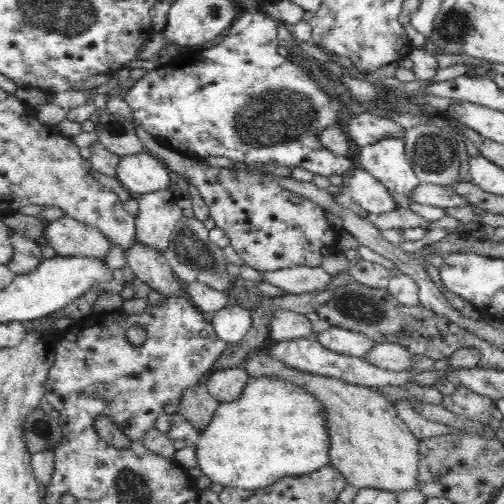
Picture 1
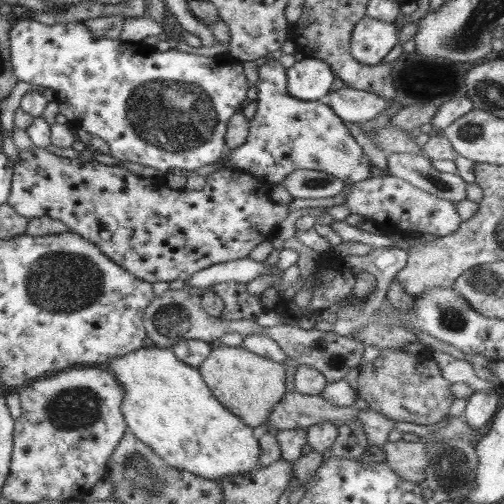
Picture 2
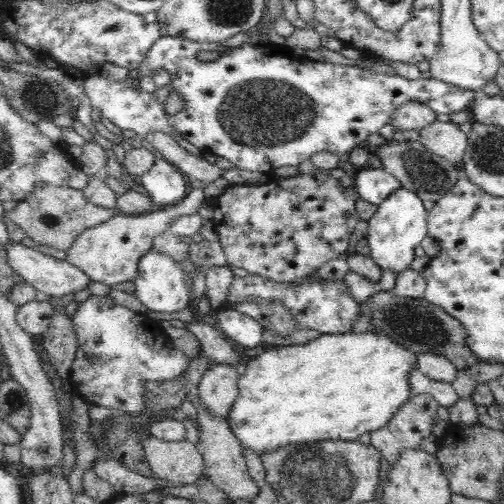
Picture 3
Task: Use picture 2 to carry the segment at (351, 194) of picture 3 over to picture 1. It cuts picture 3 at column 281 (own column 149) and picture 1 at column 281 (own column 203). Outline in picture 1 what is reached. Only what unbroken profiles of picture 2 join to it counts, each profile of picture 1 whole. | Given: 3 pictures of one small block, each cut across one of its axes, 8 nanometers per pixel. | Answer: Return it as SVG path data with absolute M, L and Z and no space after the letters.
M140 130L138 136L144 142L146 154L154 156L168 170L178 174L178 178L186 178L190 186L198 188L200 196L210 208L210 218L216 222L216 228L222 228L228 234L230 246L256 272L276 272L294 266L318 268L326 254L338 252L338 236L334 234L332 224L328 224L324 218L326 208L318 206L306 196L290 192L278 184L274 176L254 174L248 168L236 170L210 166L206 160L188 158L170 148L164 148L146 130Z

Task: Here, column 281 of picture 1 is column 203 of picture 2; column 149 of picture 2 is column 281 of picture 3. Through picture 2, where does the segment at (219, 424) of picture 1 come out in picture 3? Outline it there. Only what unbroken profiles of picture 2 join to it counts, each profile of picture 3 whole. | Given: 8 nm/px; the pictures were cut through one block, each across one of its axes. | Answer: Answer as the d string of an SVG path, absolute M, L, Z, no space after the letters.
M322 334L316 340L298 346L276 346L260 356L246 358L246 370L240 378L238 398L228 412L228 424L240 440L242 450L258 456L276 452L290 444L308 444L322 440L360 440L362 434L384 428L398 408L408 402L410 384L408 372L416 368L416 354L404 350L386 334Z

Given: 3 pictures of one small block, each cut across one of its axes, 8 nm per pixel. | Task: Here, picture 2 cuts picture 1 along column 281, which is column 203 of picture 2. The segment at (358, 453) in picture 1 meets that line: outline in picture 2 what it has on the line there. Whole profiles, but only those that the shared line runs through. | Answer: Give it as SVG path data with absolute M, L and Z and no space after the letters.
M221 344L219 348L209 350L209 356L199 364L197 372L225 408L233 410L233 414L239 416L247 426L257 428L267 420L273 406L285 396L285 368L287 364L259 356L241 346L233 348Z

